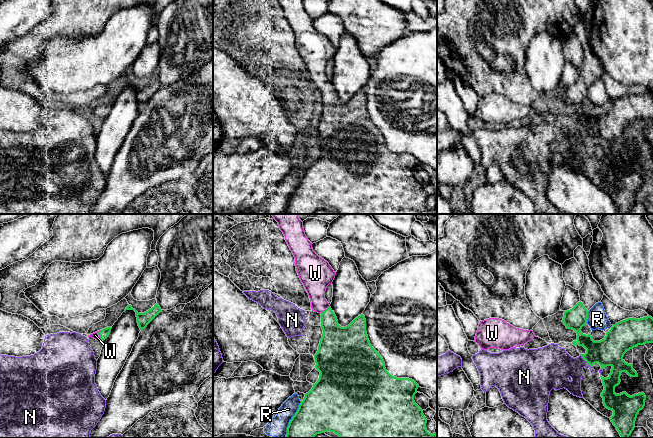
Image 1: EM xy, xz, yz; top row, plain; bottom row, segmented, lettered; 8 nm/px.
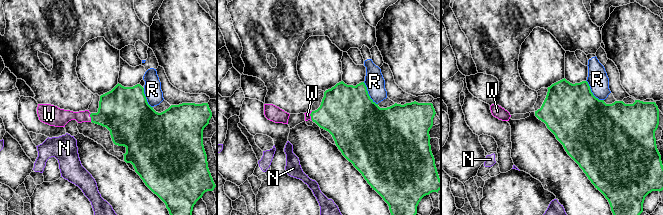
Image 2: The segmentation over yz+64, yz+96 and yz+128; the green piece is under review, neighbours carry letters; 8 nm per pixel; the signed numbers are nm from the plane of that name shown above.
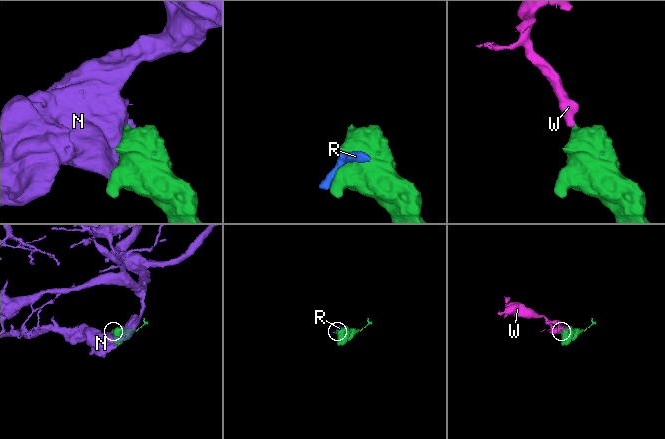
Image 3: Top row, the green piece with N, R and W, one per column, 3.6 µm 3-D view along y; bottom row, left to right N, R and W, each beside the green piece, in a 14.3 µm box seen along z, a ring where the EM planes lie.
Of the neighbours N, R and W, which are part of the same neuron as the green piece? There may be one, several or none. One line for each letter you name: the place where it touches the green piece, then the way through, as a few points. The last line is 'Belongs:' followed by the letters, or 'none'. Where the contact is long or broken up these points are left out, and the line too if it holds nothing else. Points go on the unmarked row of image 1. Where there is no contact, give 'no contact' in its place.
W: xy (99, 110) | across xy (104, 109), (99, 110), (95, 111)
Belongs: W

